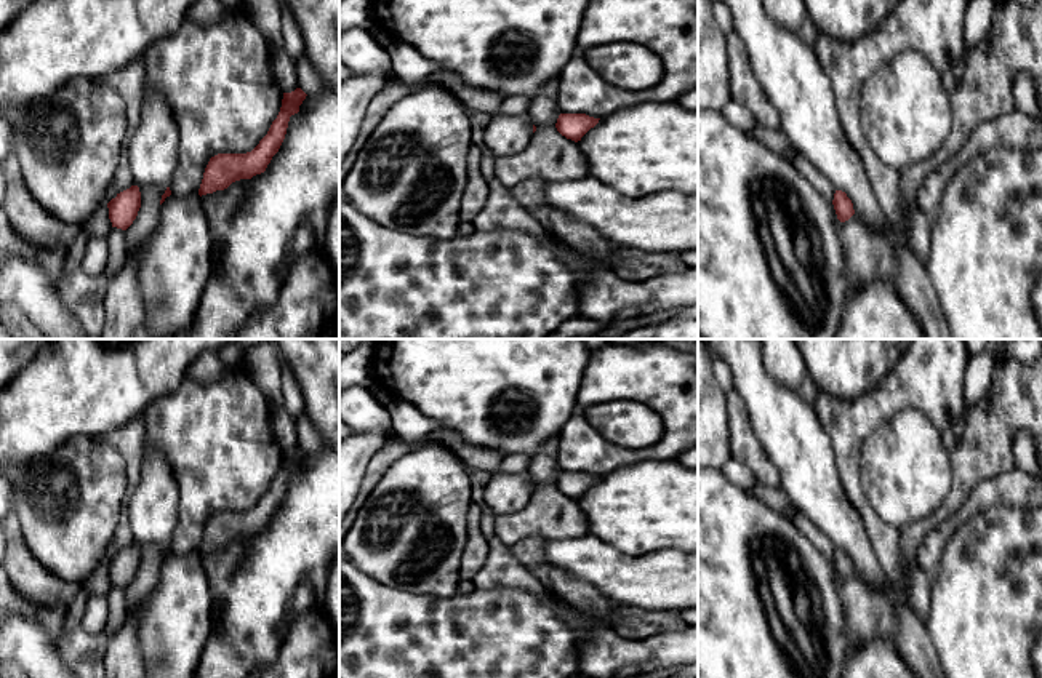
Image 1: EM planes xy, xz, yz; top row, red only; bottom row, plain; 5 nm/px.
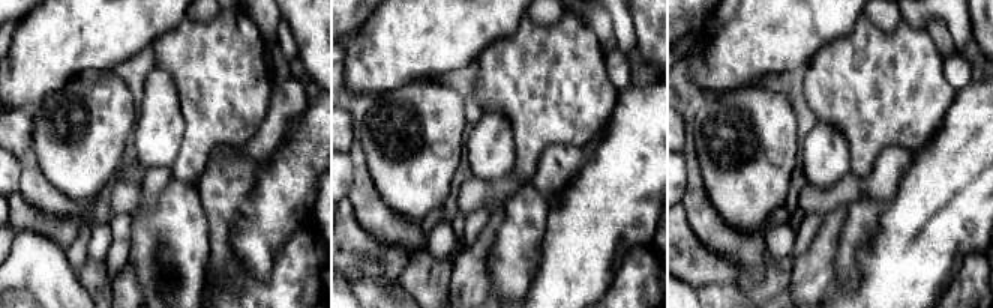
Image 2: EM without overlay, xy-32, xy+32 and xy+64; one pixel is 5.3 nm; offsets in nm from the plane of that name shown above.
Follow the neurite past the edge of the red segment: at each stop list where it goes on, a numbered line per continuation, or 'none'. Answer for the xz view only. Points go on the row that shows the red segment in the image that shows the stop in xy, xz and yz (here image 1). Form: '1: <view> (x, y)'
none

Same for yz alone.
none

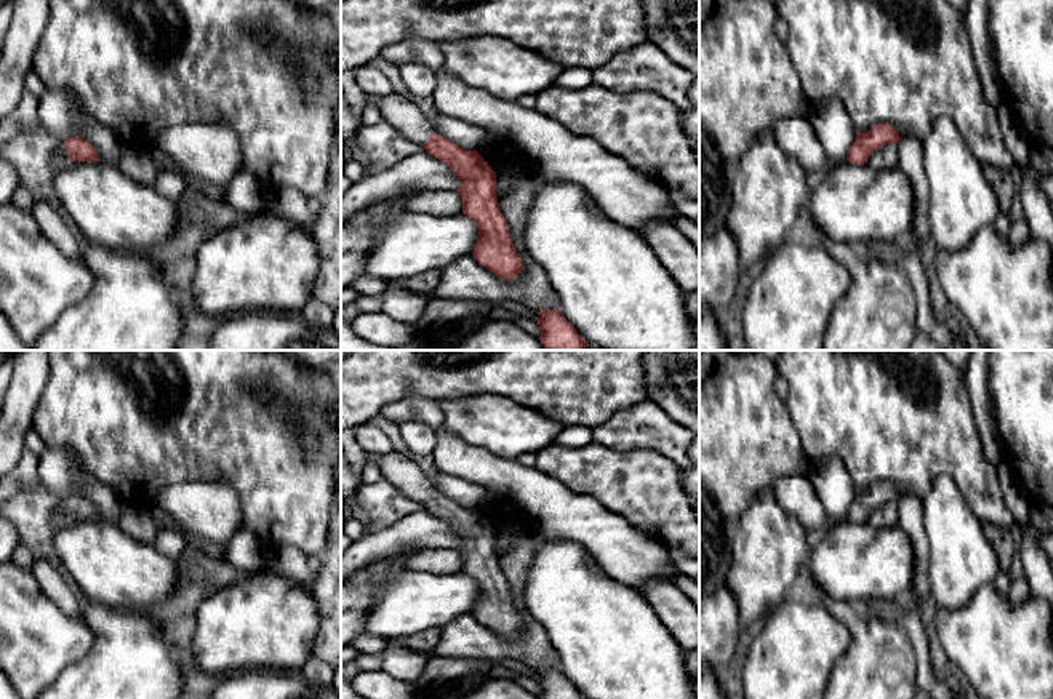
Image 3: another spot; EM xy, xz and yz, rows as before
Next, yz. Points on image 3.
none

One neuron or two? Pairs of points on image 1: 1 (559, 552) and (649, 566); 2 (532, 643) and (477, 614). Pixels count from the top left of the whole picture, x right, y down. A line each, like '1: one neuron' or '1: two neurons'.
1: one neuron
2: one neuron

